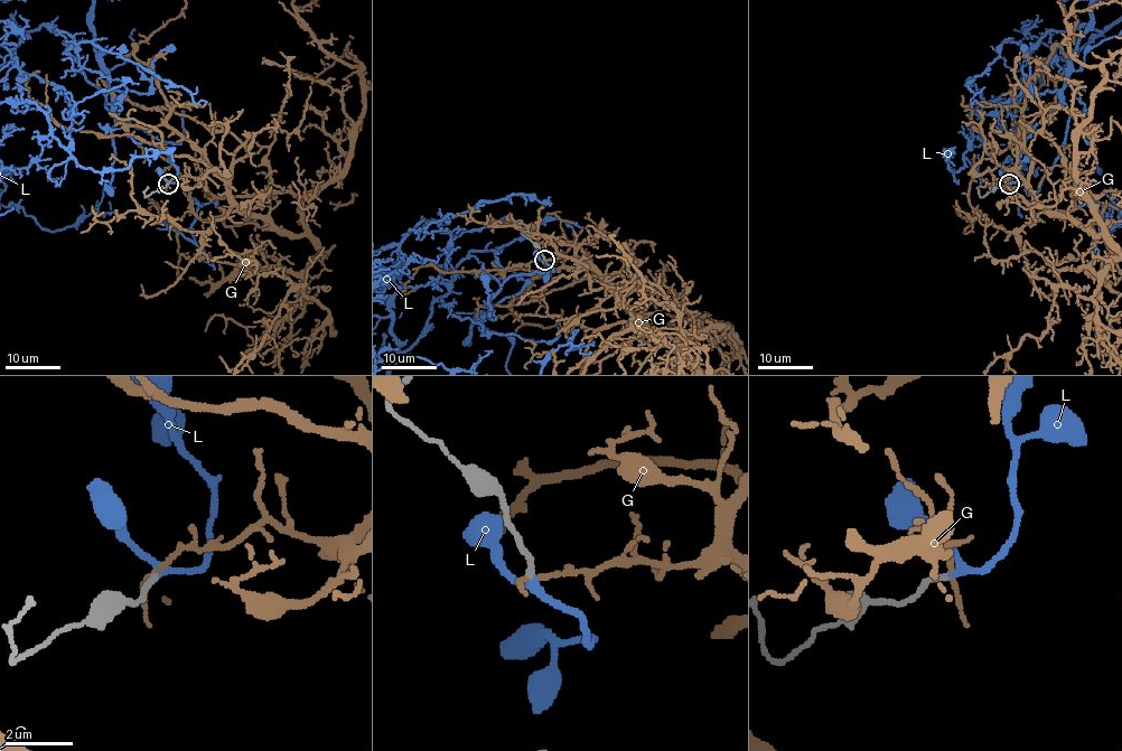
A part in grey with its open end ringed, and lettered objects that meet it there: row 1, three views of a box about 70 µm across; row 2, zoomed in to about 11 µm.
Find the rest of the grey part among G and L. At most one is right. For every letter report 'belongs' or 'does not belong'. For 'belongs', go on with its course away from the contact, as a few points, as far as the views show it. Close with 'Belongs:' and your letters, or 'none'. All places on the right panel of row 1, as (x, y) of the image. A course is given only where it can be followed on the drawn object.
G: does not belong
L: belongs
Belongs: L

